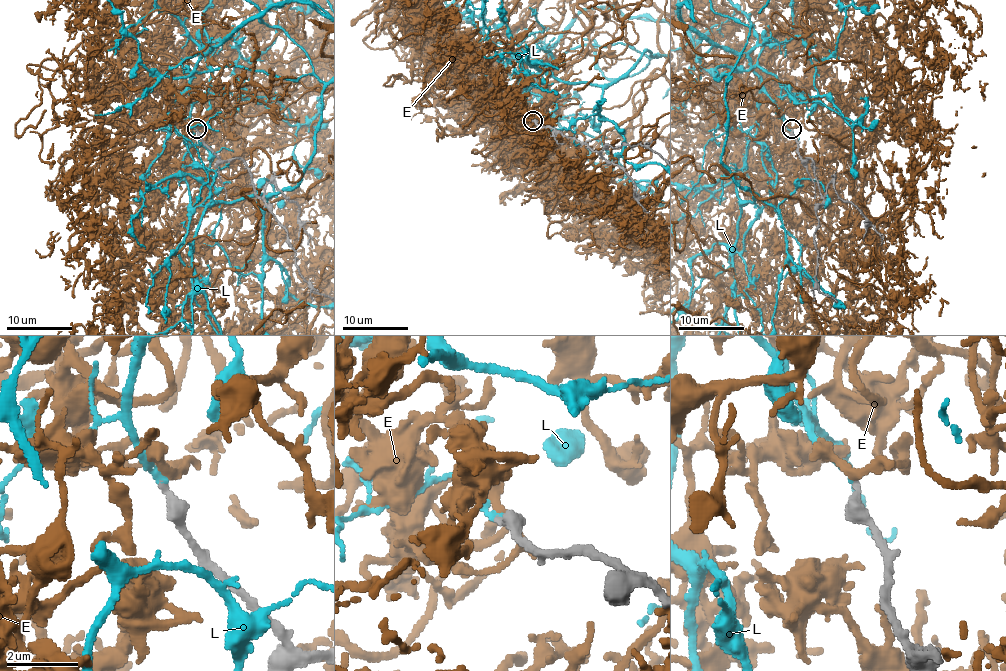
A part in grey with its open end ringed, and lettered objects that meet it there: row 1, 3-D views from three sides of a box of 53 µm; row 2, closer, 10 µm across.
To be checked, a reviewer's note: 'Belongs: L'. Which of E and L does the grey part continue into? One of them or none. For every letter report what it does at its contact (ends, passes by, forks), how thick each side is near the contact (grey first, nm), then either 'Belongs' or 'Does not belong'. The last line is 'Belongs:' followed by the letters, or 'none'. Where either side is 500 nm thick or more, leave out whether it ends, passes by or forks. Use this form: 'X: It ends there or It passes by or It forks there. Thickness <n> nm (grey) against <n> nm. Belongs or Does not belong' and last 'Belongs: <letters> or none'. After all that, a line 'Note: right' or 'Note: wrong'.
E: It passes by. Thickness 320 nm (grey) against 200 nm. Does not belong
L: It ends there. Thickness 320 nm (grey) against 160 nm. Belongs
Belongs: L
Note: right

